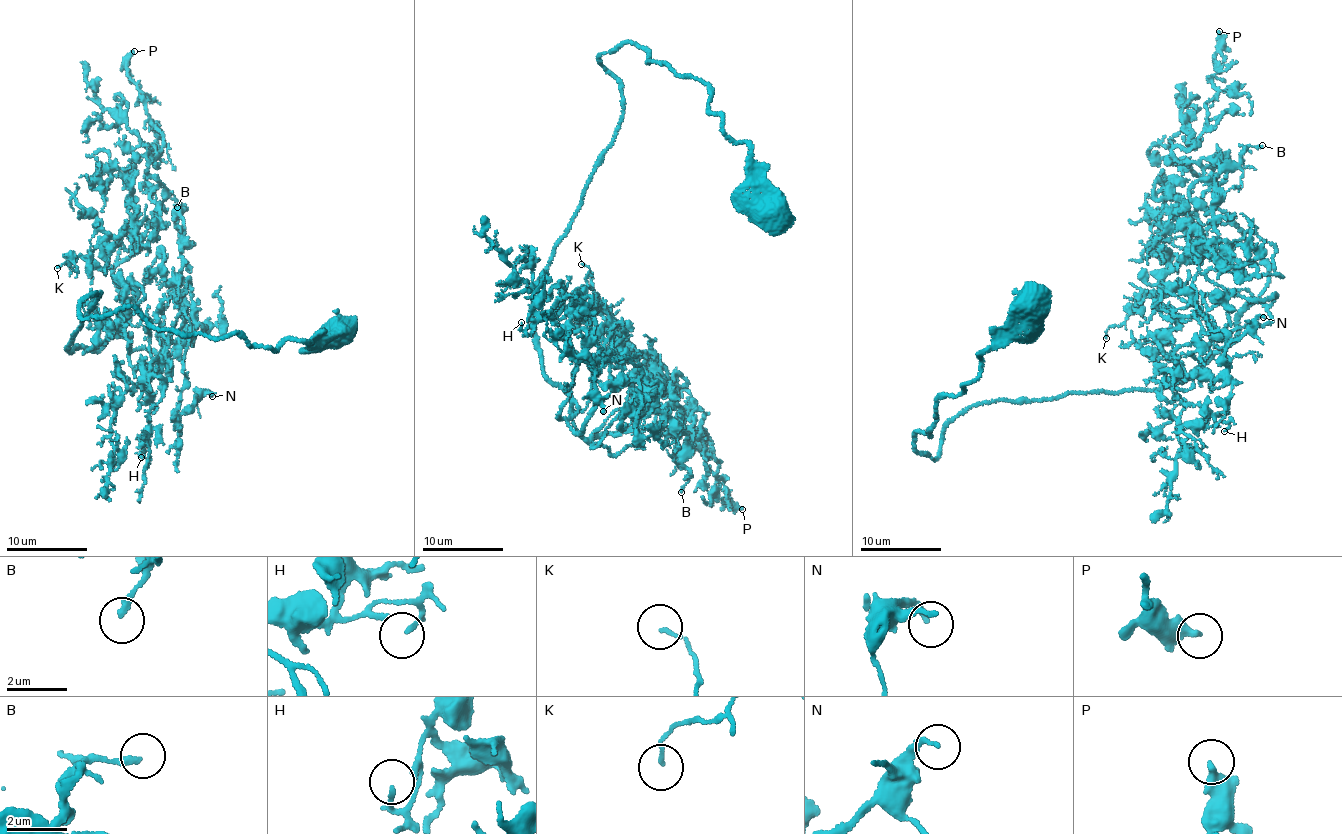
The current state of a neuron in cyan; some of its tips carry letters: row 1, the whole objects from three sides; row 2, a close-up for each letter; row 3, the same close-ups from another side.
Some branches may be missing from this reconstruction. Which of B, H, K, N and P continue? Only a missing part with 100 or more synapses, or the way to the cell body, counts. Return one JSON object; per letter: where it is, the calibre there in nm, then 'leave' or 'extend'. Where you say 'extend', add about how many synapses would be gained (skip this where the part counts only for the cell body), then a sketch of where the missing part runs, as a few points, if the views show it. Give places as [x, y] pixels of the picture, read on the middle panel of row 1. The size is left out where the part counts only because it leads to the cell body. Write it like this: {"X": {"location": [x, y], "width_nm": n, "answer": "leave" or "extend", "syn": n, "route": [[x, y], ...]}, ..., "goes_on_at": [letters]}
{"B": {"location": [681, 492], "width_nm": 200, "answer": "leave"}, "H": {"location": [521, 322], "width_nm": 110, "answer": "leave"}, "K": {"location": [581, 264], "width_nm": 90, "answer": "leave"}, "N": {"location": [603, 411], "width_nm": 120, "answer": "leave"}, "P": {"location": [742, 509], "width_nm": 320, "answer": "leave"}, "goes_on_at": []}

